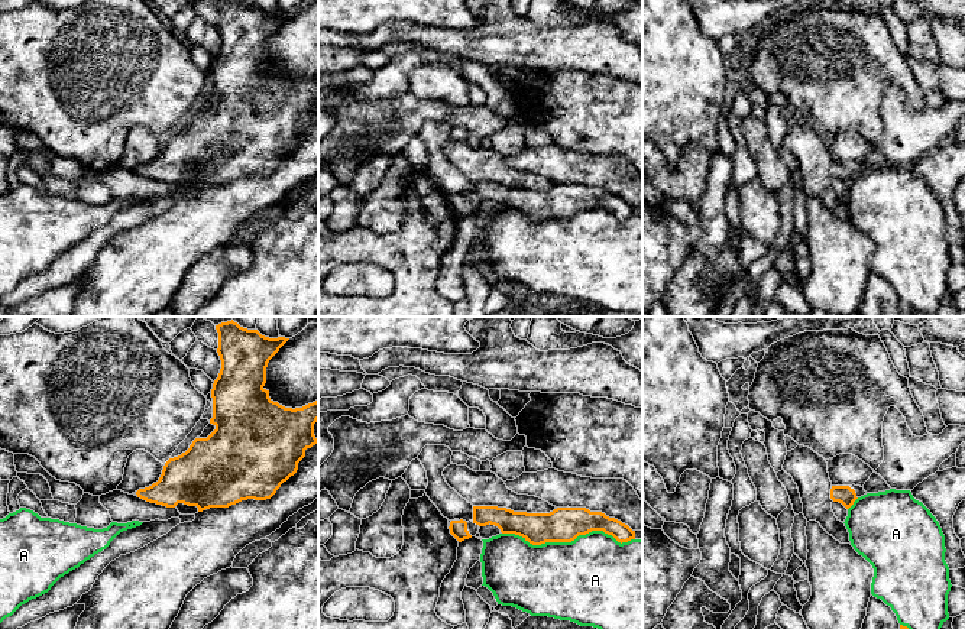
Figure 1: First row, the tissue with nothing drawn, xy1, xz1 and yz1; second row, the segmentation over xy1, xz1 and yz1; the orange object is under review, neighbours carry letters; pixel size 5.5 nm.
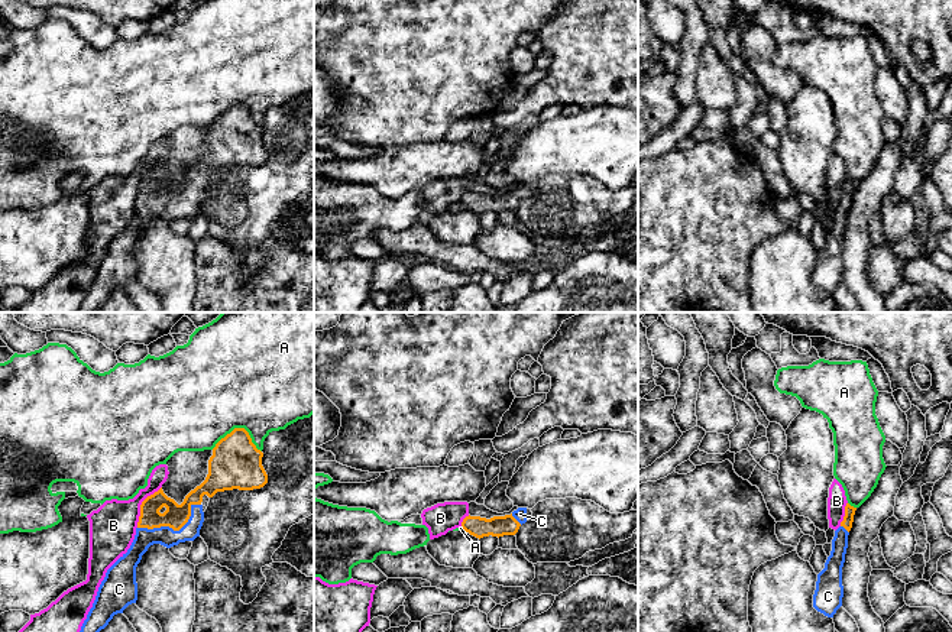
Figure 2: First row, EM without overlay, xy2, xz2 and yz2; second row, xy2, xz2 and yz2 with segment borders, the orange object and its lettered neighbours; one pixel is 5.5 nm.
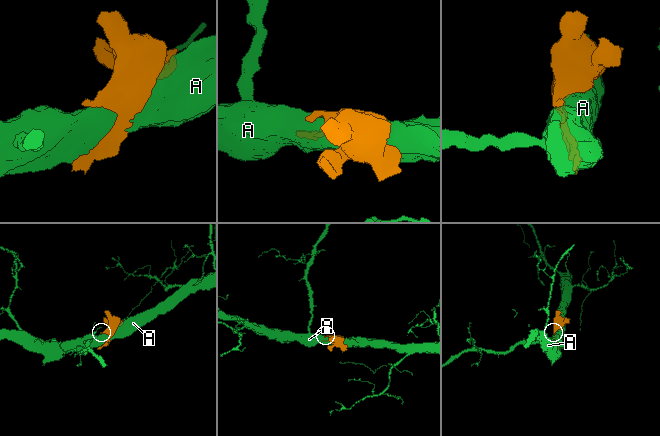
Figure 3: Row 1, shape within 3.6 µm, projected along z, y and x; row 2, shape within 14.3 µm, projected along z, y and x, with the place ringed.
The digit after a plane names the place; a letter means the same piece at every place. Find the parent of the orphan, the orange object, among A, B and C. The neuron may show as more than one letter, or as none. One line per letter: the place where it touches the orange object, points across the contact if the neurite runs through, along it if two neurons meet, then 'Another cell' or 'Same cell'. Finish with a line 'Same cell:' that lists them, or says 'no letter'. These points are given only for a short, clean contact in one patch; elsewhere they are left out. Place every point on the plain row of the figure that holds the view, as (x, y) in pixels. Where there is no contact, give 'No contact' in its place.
A: Touches orange at xz1 (569, 217). Another cell
B: Touches orange at xy2 (141, 181). Boundary: xy2 (161, 162), (142, 178), (136, 203). Another cell
C: Touches orange at xy2 (174, 206). Path across: xy2 (175, 193), (174, 206), (164, 211). Same cell
Same cell: C

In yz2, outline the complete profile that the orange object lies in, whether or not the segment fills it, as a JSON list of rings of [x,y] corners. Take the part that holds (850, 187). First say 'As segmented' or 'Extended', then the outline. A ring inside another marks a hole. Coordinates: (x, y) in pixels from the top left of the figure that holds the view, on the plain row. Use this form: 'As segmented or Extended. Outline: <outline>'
Extended. Outline: [[[846,179],[845,192],[841,202],[835,207],[832,227],[825,239],[825,244],[817,250],[813,283],[828,294],[833,294],[842,282],[843,262],[842,243],[848,224],[848,211],[852,204],[857,184]]]

